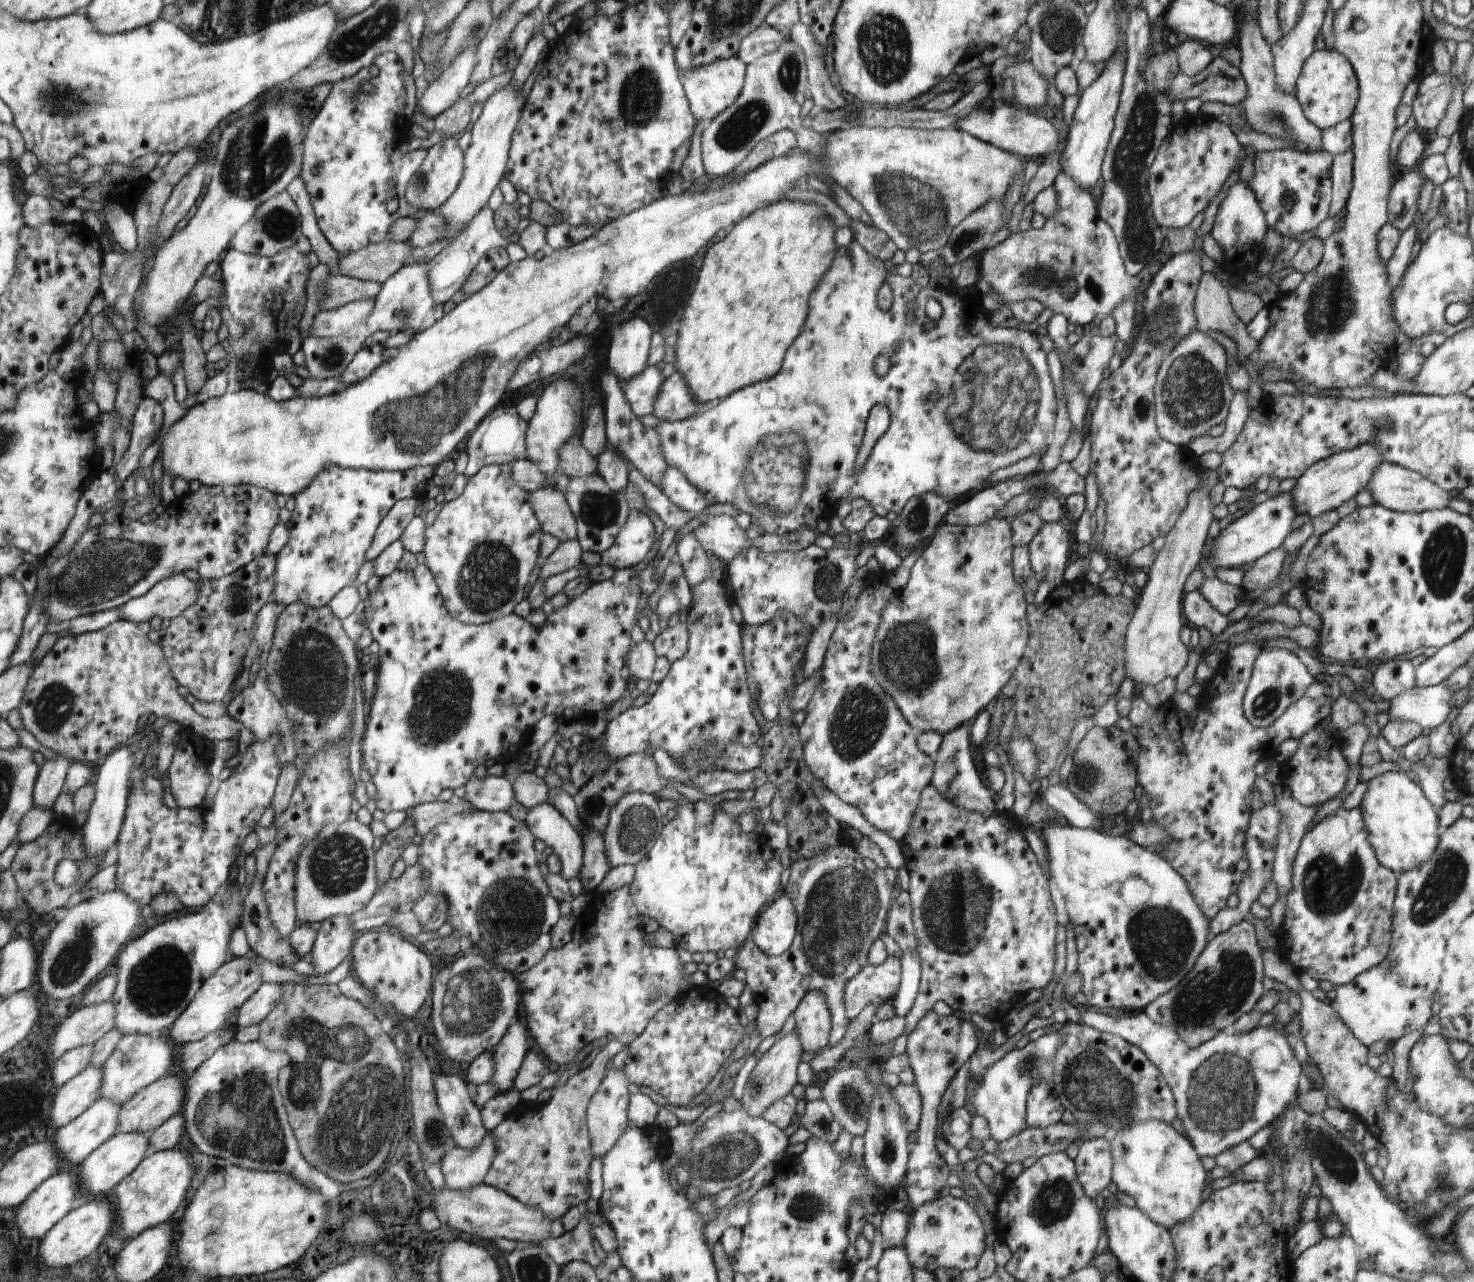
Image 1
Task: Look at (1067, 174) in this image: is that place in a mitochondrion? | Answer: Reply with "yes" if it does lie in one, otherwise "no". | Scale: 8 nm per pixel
no

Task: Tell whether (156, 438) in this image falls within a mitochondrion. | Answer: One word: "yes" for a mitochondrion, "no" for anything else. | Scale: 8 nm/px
no

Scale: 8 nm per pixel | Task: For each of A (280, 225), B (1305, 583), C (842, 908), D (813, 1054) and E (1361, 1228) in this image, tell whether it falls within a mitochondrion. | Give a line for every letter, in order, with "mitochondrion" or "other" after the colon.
A: mitochondrion
B: other
C: mitochondrion
D: other
E: other

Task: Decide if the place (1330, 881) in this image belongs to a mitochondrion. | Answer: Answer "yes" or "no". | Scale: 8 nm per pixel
yes

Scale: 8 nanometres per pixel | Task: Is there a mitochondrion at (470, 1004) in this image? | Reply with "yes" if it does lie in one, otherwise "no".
yes

